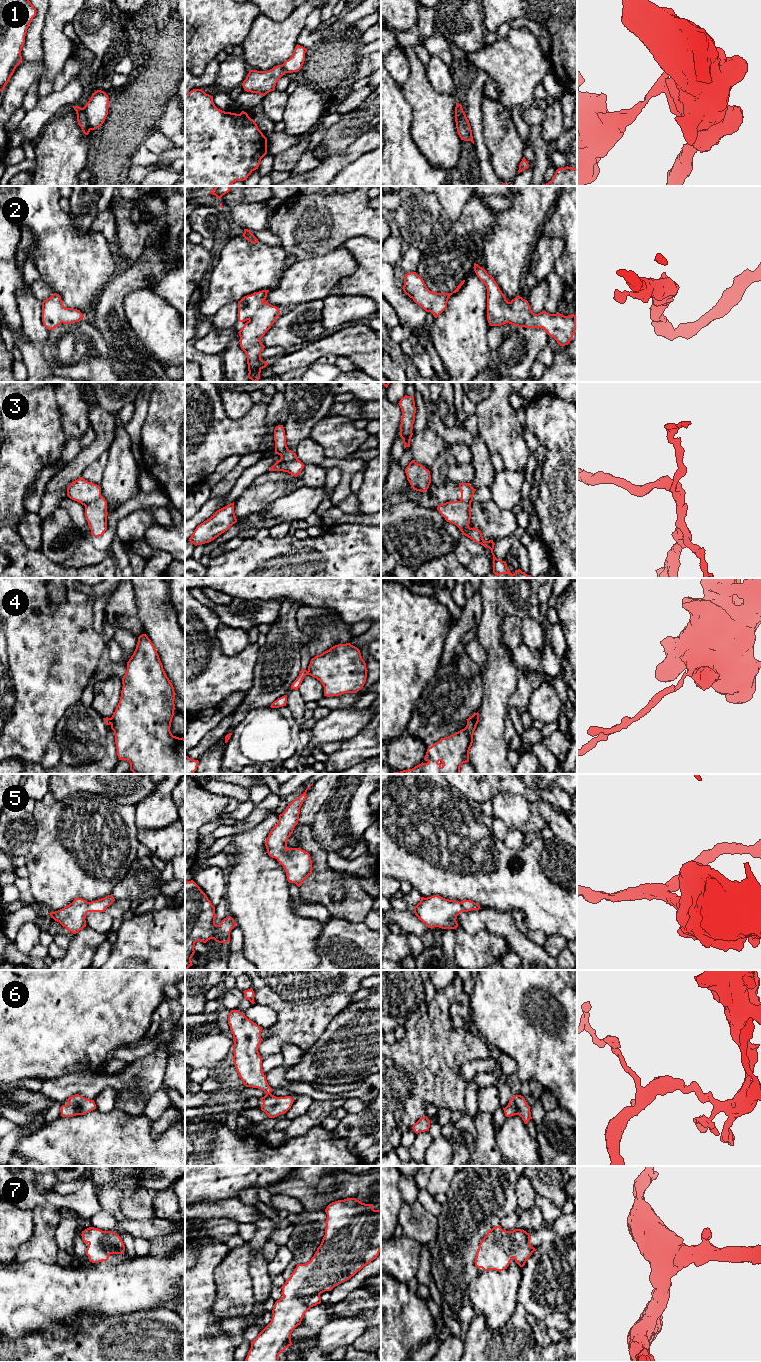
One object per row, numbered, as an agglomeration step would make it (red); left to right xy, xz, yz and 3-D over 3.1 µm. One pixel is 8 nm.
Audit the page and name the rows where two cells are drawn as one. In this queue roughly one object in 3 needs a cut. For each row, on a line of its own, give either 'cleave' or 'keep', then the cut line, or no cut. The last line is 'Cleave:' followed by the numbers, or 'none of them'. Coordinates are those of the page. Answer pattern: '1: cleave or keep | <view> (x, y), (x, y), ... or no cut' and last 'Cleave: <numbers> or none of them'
1: cleave | xy (82, 108), (90, 129)
2: keep | no cut
3: cleave | xy (100, 495), (84, 505)
4: cleave | xz (307, 671), (308, 674)
5: keep | no cut
6: keep | no cut
7: keep | no cut
Cleave: 1, 3, 4

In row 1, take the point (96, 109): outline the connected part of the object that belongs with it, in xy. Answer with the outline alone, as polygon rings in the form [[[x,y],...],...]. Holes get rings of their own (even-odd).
[[[97,90],[92,93],[91,98],[83,107],[90,130],[95,130],[102,126],[108,115],[109,103],[109,97],[104,91]]]

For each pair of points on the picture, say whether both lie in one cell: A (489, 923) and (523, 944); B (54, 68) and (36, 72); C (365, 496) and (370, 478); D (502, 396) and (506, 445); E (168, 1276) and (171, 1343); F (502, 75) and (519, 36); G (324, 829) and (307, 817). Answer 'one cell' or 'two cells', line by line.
A: one cell
B: two cells
C: one cell
D: one cell
E: two cells
F: one cell
G: two cells

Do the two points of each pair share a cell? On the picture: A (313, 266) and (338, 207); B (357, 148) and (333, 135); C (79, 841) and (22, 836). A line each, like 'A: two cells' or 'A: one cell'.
A: two cells
B: two cells
C: two cells

